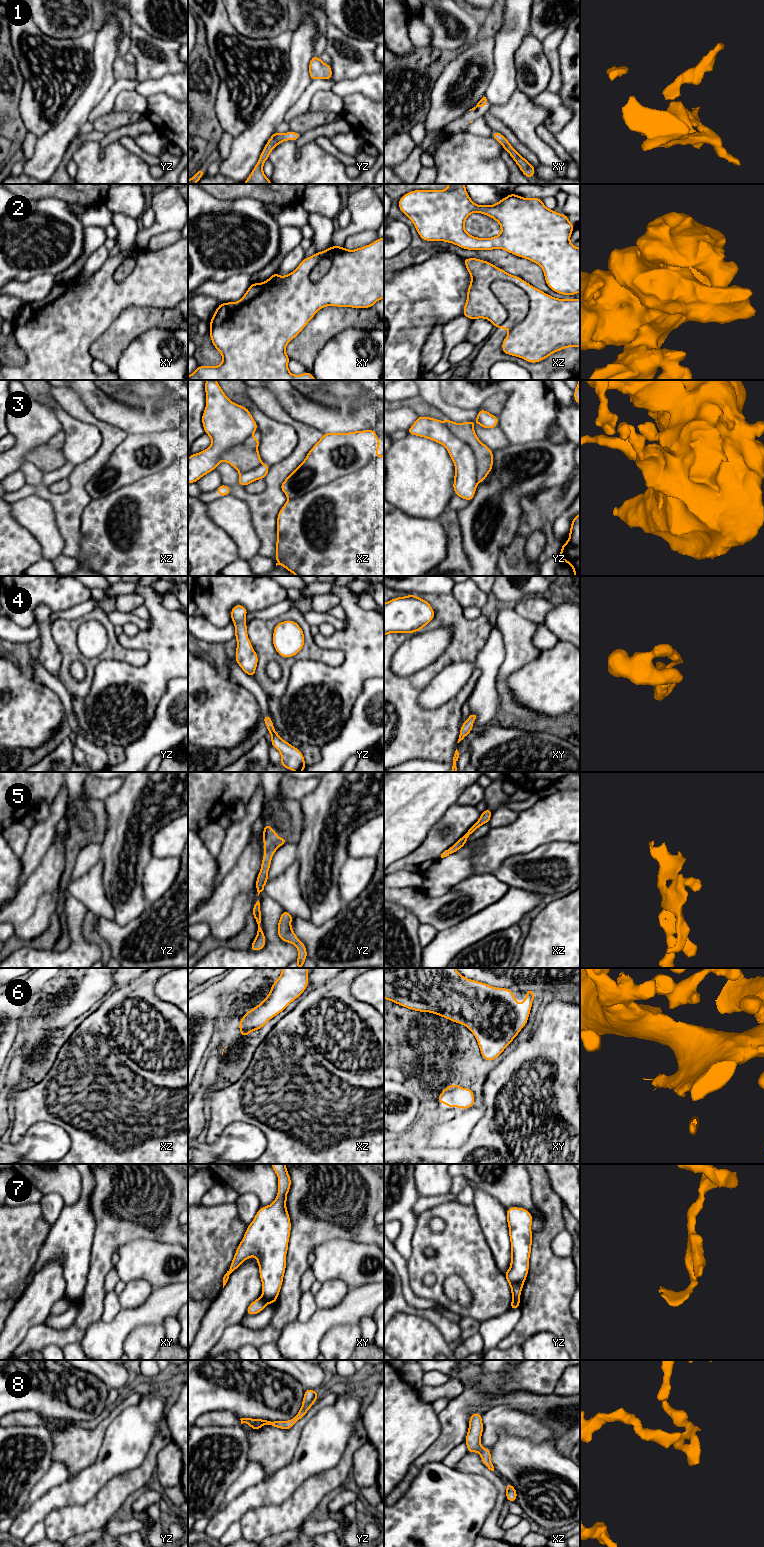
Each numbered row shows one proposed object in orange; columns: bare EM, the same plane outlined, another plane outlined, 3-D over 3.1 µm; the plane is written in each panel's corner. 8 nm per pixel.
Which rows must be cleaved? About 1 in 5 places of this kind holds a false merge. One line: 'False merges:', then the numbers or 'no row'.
False merges: 2, 3, 7

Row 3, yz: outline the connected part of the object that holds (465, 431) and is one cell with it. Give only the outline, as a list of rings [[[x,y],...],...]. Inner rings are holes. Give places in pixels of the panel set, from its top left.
[[[447,418],[443,423],[455,436],[472,448],[477,462],[478,483],[485,481],[487,475],[493,468],[493,451],[477,437],[473,427],[474,422],[455,423]]]

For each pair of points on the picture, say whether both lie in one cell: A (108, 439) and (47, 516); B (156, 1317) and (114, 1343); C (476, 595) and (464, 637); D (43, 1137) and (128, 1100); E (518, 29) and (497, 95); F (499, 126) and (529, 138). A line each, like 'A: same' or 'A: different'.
A: different
B: same
C: different
D: different
E: same
F: different

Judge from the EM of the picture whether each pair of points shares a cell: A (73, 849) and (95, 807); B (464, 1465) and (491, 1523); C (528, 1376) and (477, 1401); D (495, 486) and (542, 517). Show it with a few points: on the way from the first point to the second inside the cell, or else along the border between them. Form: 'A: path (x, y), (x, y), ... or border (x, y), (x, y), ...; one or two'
A: path (75, 839), (94, 817); one
B: path (482, 1470), (501, 1486), (499, 1505); one
C: path (513, 1376), (496, 1376), (484, 1386); one
D: border (526, 496), (520, 498), (521, 516), (518, 525); two

